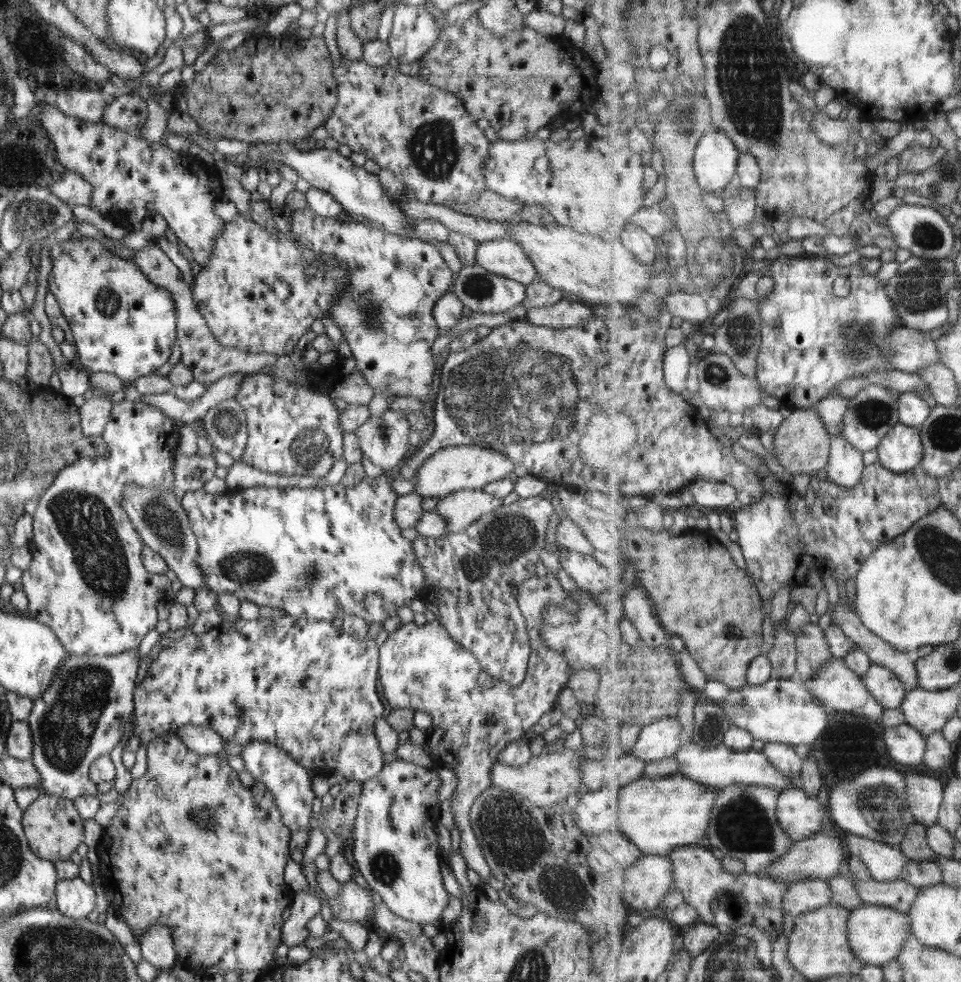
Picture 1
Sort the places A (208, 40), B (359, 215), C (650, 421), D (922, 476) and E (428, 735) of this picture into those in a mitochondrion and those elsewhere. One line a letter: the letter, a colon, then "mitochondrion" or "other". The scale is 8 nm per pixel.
A: other
B: other
C: other
D: other
E: other

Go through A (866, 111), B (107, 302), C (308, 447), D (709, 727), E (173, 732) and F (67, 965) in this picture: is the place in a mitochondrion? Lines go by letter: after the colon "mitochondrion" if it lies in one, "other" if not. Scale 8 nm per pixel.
A: other
B: mitochondrion
C: mitochondrion
D: mitochondrion
E: other
F: mitochondrion

